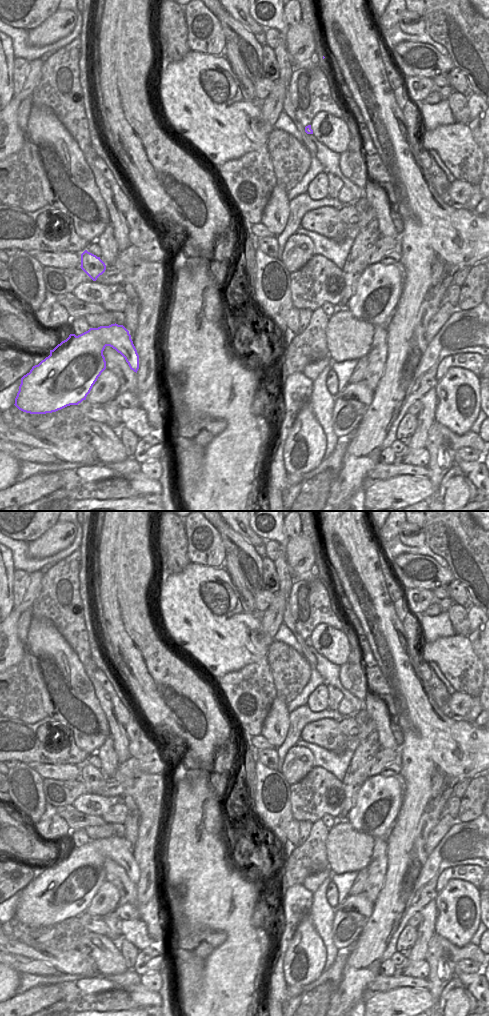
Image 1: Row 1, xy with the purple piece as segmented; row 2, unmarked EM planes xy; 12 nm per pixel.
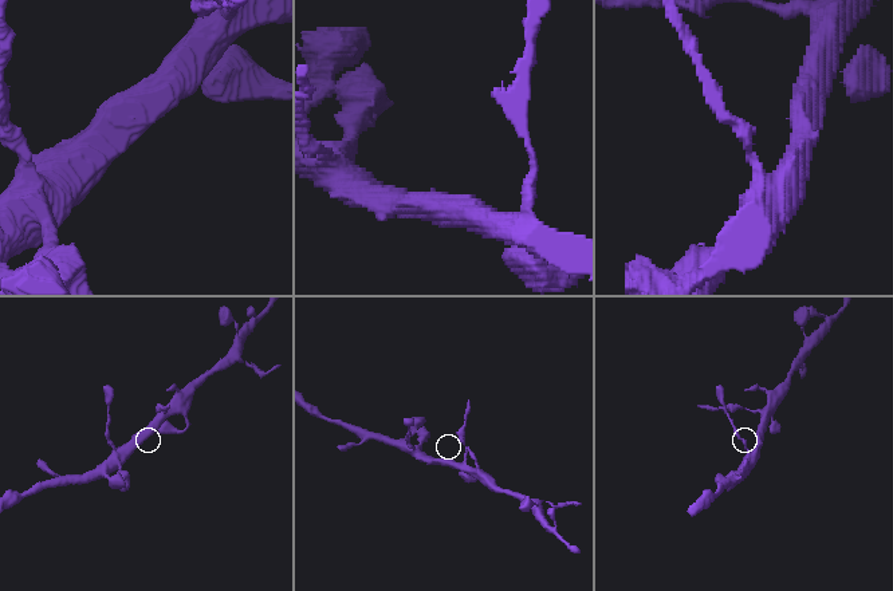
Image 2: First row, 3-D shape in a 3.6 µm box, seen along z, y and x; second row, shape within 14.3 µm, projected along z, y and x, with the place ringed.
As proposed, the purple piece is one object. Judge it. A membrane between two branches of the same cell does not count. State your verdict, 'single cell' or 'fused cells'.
fused cells

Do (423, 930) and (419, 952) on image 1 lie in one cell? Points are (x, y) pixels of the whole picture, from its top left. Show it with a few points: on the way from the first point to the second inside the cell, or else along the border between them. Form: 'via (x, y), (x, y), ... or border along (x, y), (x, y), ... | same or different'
via (423, 935), (420, 947) | same

